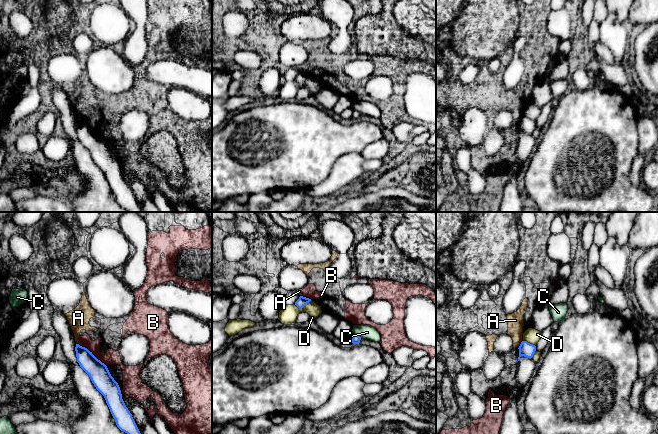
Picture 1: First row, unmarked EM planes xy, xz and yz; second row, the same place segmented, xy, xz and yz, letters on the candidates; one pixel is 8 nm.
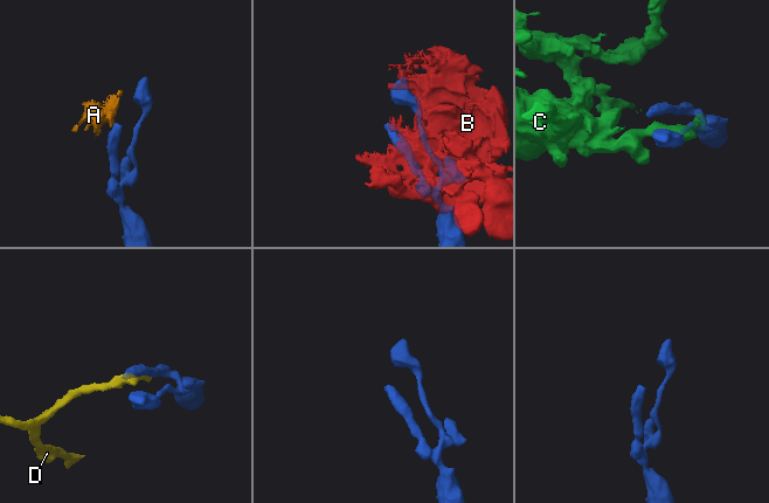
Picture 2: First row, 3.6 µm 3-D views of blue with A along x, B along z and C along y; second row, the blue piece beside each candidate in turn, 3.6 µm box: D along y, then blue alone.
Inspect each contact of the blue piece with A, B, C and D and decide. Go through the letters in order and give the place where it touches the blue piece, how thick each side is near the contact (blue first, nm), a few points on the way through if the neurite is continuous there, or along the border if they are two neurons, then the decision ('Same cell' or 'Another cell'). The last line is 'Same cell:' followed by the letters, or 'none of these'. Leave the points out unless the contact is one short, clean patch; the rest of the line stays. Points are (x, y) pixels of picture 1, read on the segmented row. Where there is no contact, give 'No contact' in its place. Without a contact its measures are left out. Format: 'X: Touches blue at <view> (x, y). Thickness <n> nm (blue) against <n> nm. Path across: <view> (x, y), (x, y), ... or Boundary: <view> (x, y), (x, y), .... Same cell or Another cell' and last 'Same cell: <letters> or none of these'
A: Touches blue at yz (520, 344). Thickness 120 nm (blue) against 130 nm. Boundary: yz (522, 340), (518, 348). Another cell
B: Touches blue at xy (91, 353). Thickness 160 nm (blue) against 120 nm. Another cell
C: Touches blue at xz (357, 335). Thickness 70 nm (blue) against 120 nm. Another cell
D: Touches blue at xz (302, 307). Thickness 80 nm (blue) against 140 nm. Another cell
Same cell: none of these

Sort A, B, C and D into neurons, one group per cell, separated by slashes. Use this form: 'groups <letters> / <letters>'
groups A B / C / D

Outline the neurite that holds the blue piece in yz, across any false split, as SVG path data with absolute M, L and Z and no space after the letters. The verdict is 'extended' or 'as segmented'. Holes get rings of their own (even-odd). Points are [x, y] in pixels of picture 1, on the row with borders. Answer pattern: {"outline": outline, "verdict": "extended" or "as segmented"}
{"outline": "M522 341L518 349L519 349L518 361L519 361L521 356L532 358L536 351L536 346L528 343L527 341Z", "verdict": "as segmented"}

